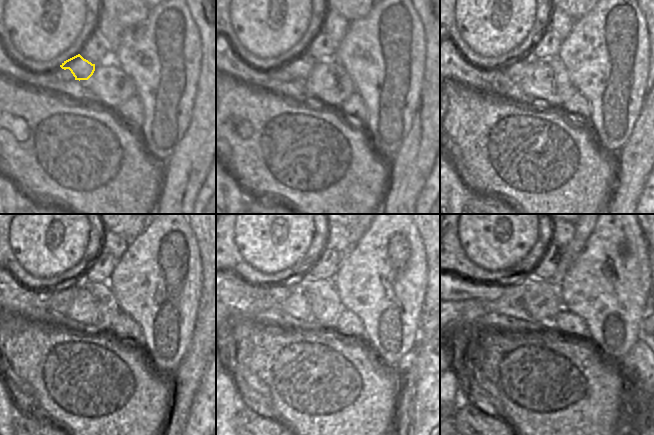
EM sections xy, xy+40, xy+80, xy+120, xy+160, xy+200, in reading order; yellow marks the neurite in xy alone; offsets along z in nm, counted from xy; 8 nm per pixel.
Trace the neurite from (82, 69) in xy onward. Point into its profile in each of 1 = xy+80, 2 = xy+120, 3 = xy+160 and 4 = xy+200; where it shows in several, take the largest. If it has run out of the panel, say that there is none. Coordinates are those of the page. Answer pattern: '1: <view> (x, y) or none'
1: xy+80 (515, 70)
2: xy+120 (61, 297)
3: xy+160 (236, 286)
4: xy+200 (460, 288)

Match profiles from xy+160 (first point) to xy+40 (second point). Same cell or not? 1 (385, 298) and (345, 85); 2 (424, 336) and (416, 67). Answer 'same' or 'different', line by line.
1: different
2: different

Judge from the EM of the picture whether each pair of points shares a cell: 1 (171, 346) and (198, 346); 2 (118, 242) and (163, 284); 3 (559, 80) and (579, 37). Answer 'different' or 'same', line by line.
1: different
2: different
3: different

